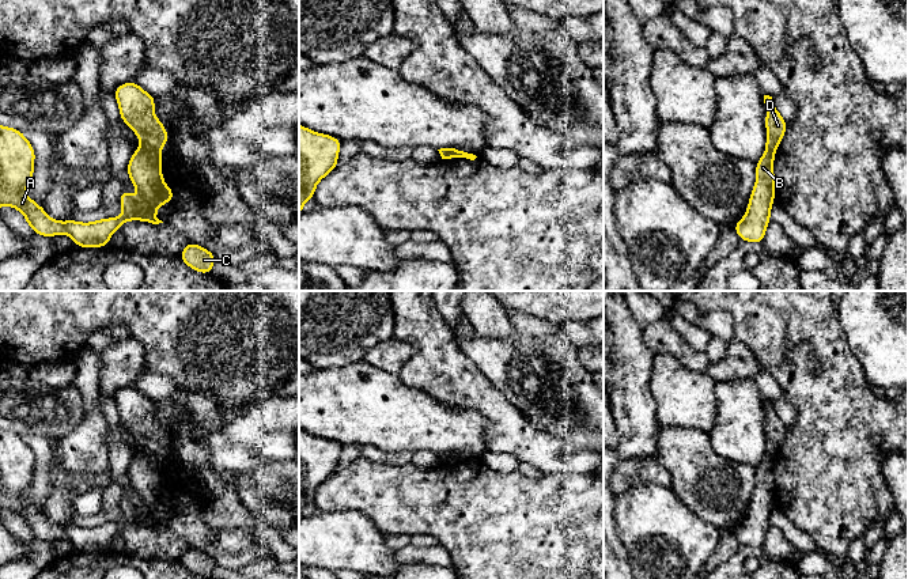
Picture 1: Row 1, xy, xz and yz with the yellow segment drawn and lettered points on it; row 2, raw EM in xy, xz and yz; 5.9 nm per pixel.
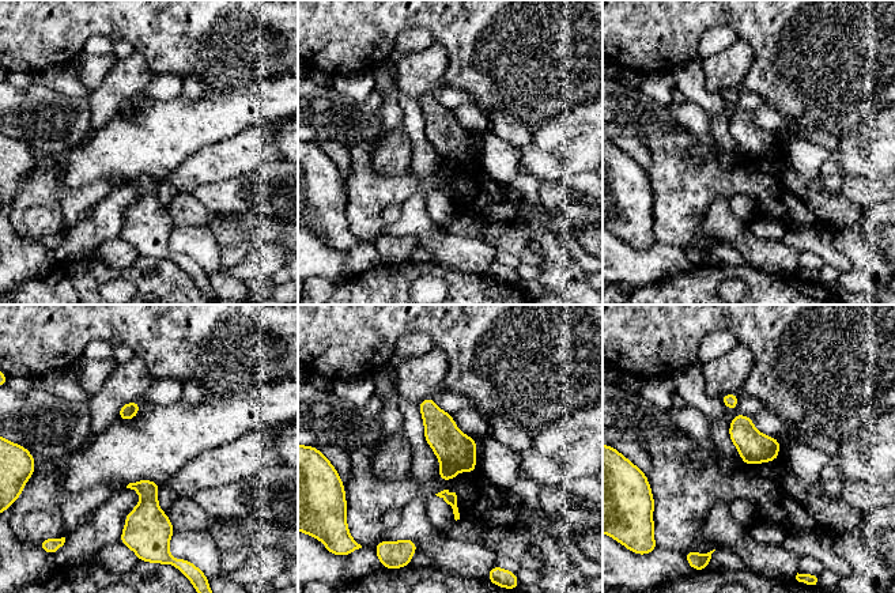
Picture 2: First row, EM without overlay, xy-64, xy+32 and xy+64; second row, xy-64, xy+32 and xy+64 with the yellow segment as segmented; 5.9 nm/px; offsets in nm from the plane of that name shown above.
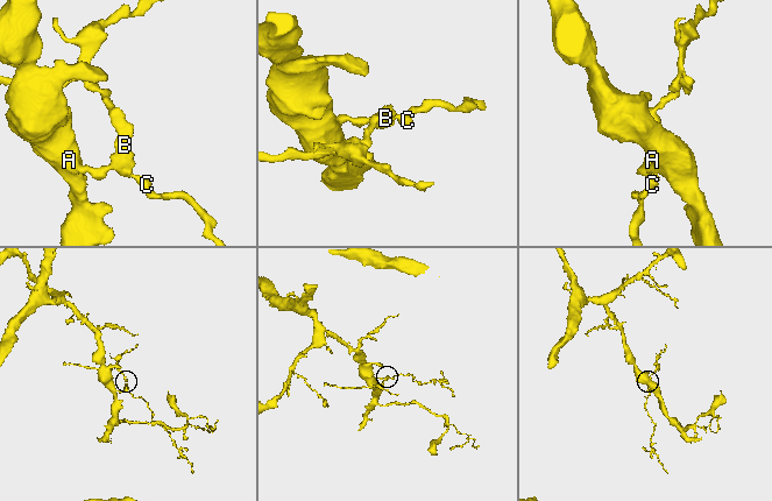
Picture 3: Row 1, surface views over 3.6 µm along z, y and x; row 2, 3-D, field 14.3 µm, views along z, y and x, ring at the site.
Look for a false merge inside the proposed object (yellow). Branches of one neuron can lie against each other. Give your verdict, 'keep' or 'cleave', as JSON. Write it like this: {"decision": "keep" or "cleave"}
{"decision": "cleave"}

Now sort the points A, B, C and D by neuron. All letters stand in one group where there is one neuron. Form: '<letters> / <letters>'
A B C / D

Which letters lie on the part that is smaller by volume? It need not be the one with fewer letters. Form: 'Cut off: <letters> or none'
Cut off: D

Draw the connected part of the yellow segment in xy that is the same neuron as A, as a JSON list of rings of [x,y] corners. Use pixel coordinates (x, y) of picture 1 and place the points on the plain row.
[[[0,429],[0,511],[8,510],[20,515],[35,538],[50,542],[68,538],[80,552],[109,550],[111,538],[128,525],[163,527],[155,521],[155,515],[174,503],[174,496],[162,481],[160,458],[137,453],[126,472],[132,488],[139,493],[137,506],[128,493],[124,493],[120,499],[124,514],[121,521],[91,527],[72,523],[58,526],[50,523],[46,515],[24,497],[34,480],[34,463],[35,455],[23,436]]]

